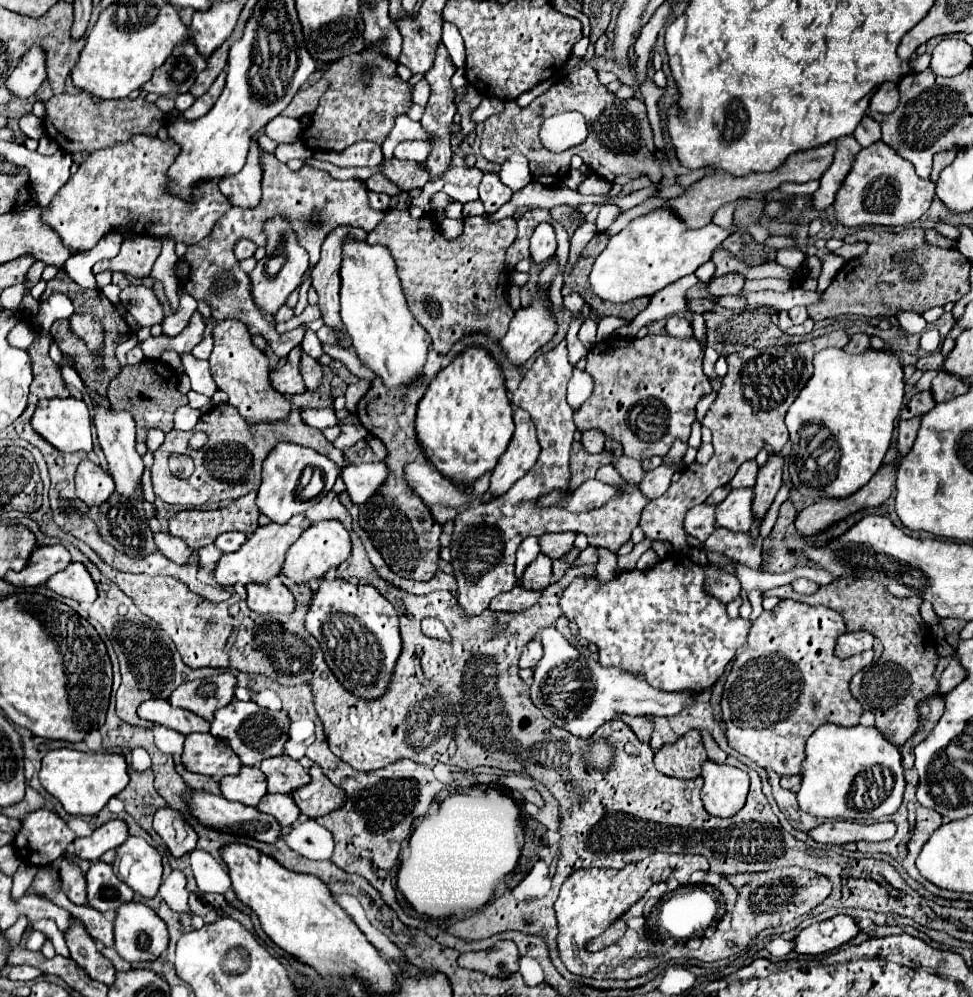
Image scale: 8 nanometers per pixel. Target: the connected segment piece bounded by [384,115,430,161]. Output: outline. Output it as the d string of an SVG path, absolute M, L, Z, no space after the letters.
M400 115L396 117L396 125L392 127L392 133L388 135L388 139L384 141L384 161L388 161L394 157L394 149L398 143L404 140L425 140L428 141L428 135L420 123L412 121L408 115Z

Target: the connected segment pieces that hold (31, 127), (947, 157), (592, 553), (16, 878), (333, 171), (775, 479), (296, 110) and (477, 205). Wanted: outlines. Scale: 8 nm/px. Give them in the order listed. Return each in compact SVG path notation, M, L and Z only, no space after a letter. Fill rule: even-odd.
M32 112L26 114L19 120L19 126L28 138L39 140L45 135L43 121Z
M942 151L942 153L938 153L938 155L934 157L934 169L932 169L930 181L936 181L938 175L940 175L940 171L942 171L946 165L950 165L950 163L954 161L954 157L956 157L956 151Z
M586 547L578 557L576 557L576 561L574 561L574 565L586 565L586 563L592 563L592 565L596 565L596 561L598 561L598 555L596 555L596 549L592 549L592 547Z
M25 861L21 863L18 870L12 877L13 885L11 893L13 899L19 899L21 895L24 895L24 893L26 893L37 871L37 866L31 865Z
M314 157L305 160L305 164L314 168L328 171L334 179L368 179L374 173L378 173L382 169L382 165L378 167L364 167L364 169L344 169L344 167L336 167L327 161L320 161Z
M770 453L768 461L758 469L758 479L756 479L756 487L754 487L754 509L758 519L766 515L768 507L772 505L780 485L782 485L782 467L784 467L786 457L782 453Z
M320 79L318 83L314 83L314 85L310 85L308 89L300 89L300 91L294 95L292 103L282 111L282 115L300 119L304 113L312 113L312 111L316 109L318 99L320 99L320 95L322 95L324 91L326 91L326 81L322 81L322 79Z
M480 199L464 203L464 211L462 211L464 217L470 217L470 215L484 215L484 213L486 213L486 211L484 211L484 203L482 203Z

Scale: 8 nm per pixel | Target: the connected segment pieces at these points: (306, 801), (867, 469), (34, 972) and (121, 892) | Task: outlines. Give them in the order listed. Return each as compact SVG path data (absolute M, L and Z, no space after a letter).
M312 765L310 775L312 775L312 783L304 785L304 787L296 789L296 793L292 793L292 799L296 801L300 811L304 815L316 819L316 817L322 817L326 813L332 813L332 811L340 809L346 801L344 789L336 787L324 775L320 765Z
M838 347L822 349L814 355L814 373L790 405L786 413L786 427L790 431L792 447L798 447L798 431L808 421L818 421L830 429L840 447L838 459L830 463L830 477L802 477L804 465L796 461L792 451L788 459L790 477L794 487L808 497L848 497L866 485L872 475L880 469L882 459L890 447L894 421L904 399L904 371L902 363L892 351L866 349L864 353L852 355Z
M14 965L14 967L10 967L10 971L8 971L8 977L10 977L12 981L30 981L30 979L40 977L40 975L42 975L42 973L40 973L38 969L28 967L28 965Z
M92 861L86 873L86 883L88 883L88 905L102 913L116 911L120 903L130 901L134 895L134 891L114 875L112 865L104 861Z

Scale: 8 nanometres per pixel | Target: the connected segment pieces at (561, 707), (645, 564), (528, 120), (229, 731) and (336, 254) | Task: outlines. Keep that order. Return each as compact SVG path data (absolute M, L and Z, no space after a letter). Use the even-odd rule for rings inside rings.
M544 627L538 631L544 645L544 657L534 667L534 681L530 687L530 697L534 705L554 723L576 737L588 739L604 721L616 719L618 715L650 715L650 717L670 717L678 715L682 709L704 699L708 693L666 693L652 689L644 677L628 675L620 669L602 667L590 657L582 657L554 627Z
M650 548L649 550L644 552L642 556L639 558L639 560L636 563L636 569L638 570L648 569L650 567L653 567L659 561L660 561L659 556L652 548Z
M578 67L578 69L572 69L570 73L566 73L564 77L560 77L546 93L542 93L540 97L536 97L528 107L520 107L516 101L508 101L504 111L494 117L488 117L484 121L484 133L482 133L482 143L480 143L480 149L482 149L482 155L490 162L502 164L505 162L512 153L522 153L528 157L530 161L530 173L532 173L532 179L536 183L542 183L542 185L559 185L562 178L566 176L570 169L571 159L576 155L580 155L588 167L592 167L592 171L604 179L608 179L610 183L620 183L620 185L626 185L626 183L632 183L634 179L638 179L640 175L648 175L648 177L658 177L662 175L662 161L656 157L656 145L654 145L654 135L652 135L652 127L650 127L650 121L648 121L648 115L646 115L646 109L644 109L644 101L642 99L618 99L614 93L610 93L604 85L598 83L598 77L596 77L596 71L592 67ZM562 111L580 111L584 113L586 121L588 121L588 129L590 129L590 137L584 141L584 145L578 145L569 148L562 153L553 153L544 148L544 145L540 143L540 127L544 123L544 119L556 115L556 113L562 113Z
M232 701L224 709L216 711L210 733L214 737L224 739L244 765L260 765L266 757L284 755L288 729L290 729L290 717L286 711L270 711L266 707L256 705L254 701L248 701L248 703ZM232 737L244 737L244 739L232 739Z
M338 225L322 243L322 255L312 271L312 287L318 291L318 305L322 309L322 319L328 327L342 331L342 347L350 347L348 335L344 333L344 325L340 321L340 305L338 305L338 291L340 291L340 263L342 263L342 247L344 241L366 241L368 233L360 227L352 225Z

